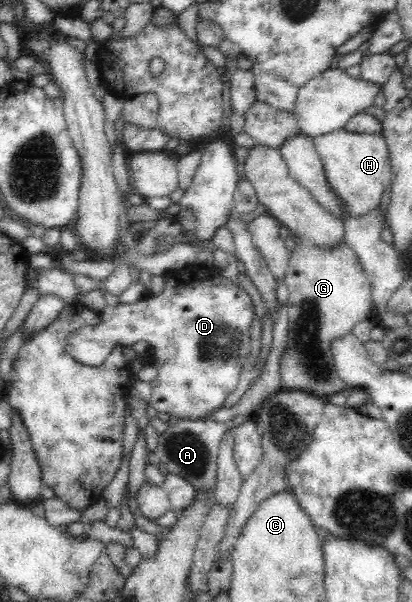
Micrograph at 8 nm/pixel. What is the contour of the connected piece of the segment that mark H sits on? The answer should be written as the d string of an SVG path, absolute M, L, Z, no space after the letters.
M342 128L313 137L313 144L322 160L328 184L345 203L346 217L364 215L368 210L380 205L382 195L393 179L389 149L382 133L348 132Z

